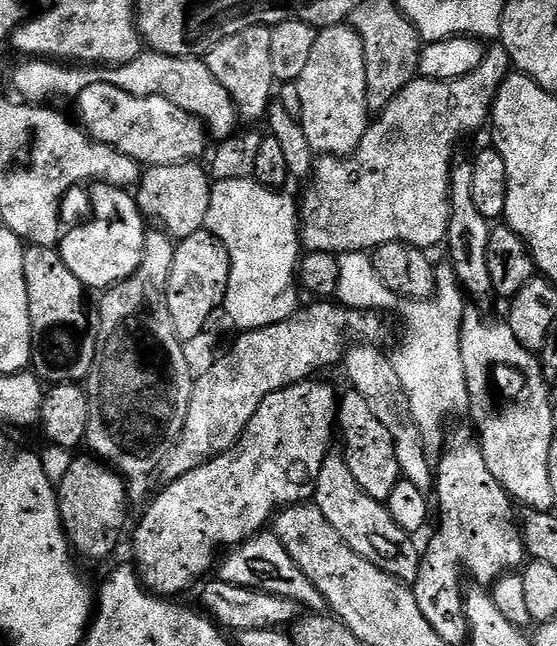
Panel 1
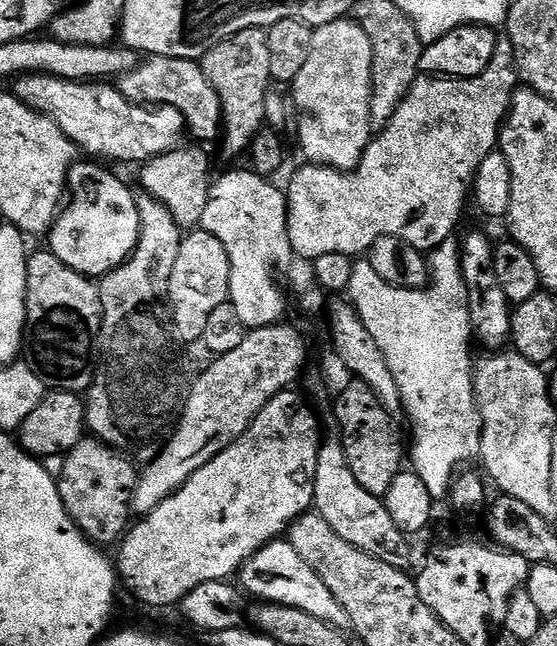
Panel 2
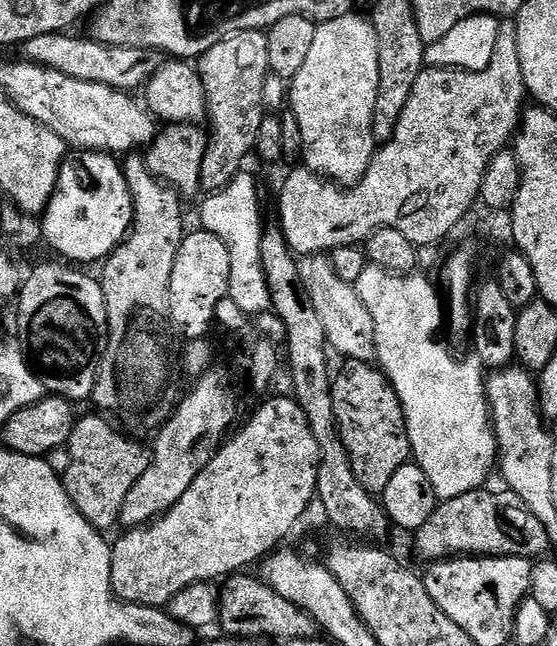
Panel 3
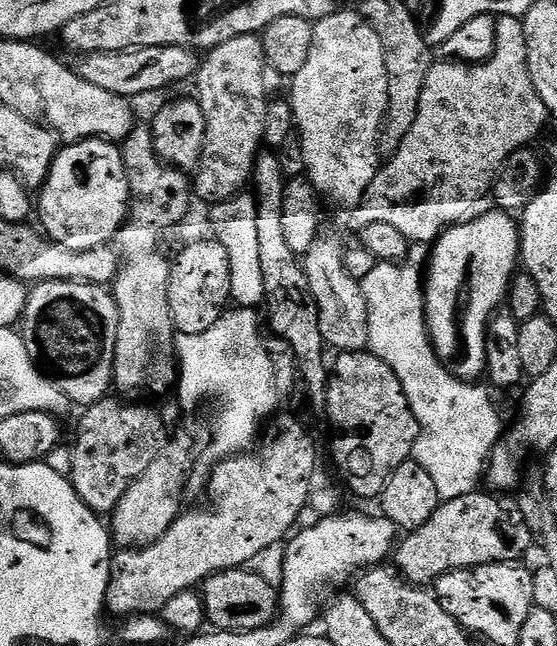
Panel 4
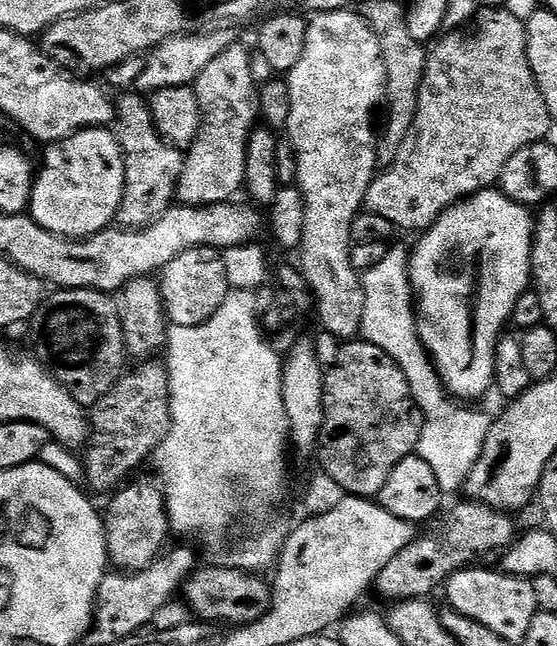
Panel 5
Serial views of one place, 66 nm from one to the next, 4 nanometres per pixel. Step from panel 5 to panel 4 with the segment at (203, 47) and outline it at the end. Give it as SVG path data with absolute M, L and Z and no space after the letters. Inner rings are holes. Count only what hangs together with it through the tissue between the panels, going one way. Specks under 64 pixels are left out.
M150 46L132 48L129 52L95 52L89 56L81 55L74 70L90 86L98 86L110 94L125 98L144 96L147 92L160 92L171 84L180 84L183 80L191 81L196 69L200 67L201 57L193 49L182 46Z

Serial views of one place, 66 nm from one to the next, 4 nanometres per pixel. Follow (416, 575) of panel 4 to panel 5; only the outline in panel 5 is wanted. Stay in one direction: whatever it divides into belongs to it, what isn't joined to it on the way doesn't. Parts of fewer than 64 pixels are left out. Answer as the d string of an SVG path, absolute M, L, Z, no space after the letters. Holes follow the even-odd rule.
M465 499L465 504L456 504L448 512L448 521L444 532L448 536L417 535L406 550L398 550L390 563L378 574L374 585L377 592L387 602L397 600L422 600L431 597L431 592L439 593L448 577L462 568L469 567L479 556L488 556L491 552L503 553L512 547L518 539L516 524L511 515L499 512L477 500Z

